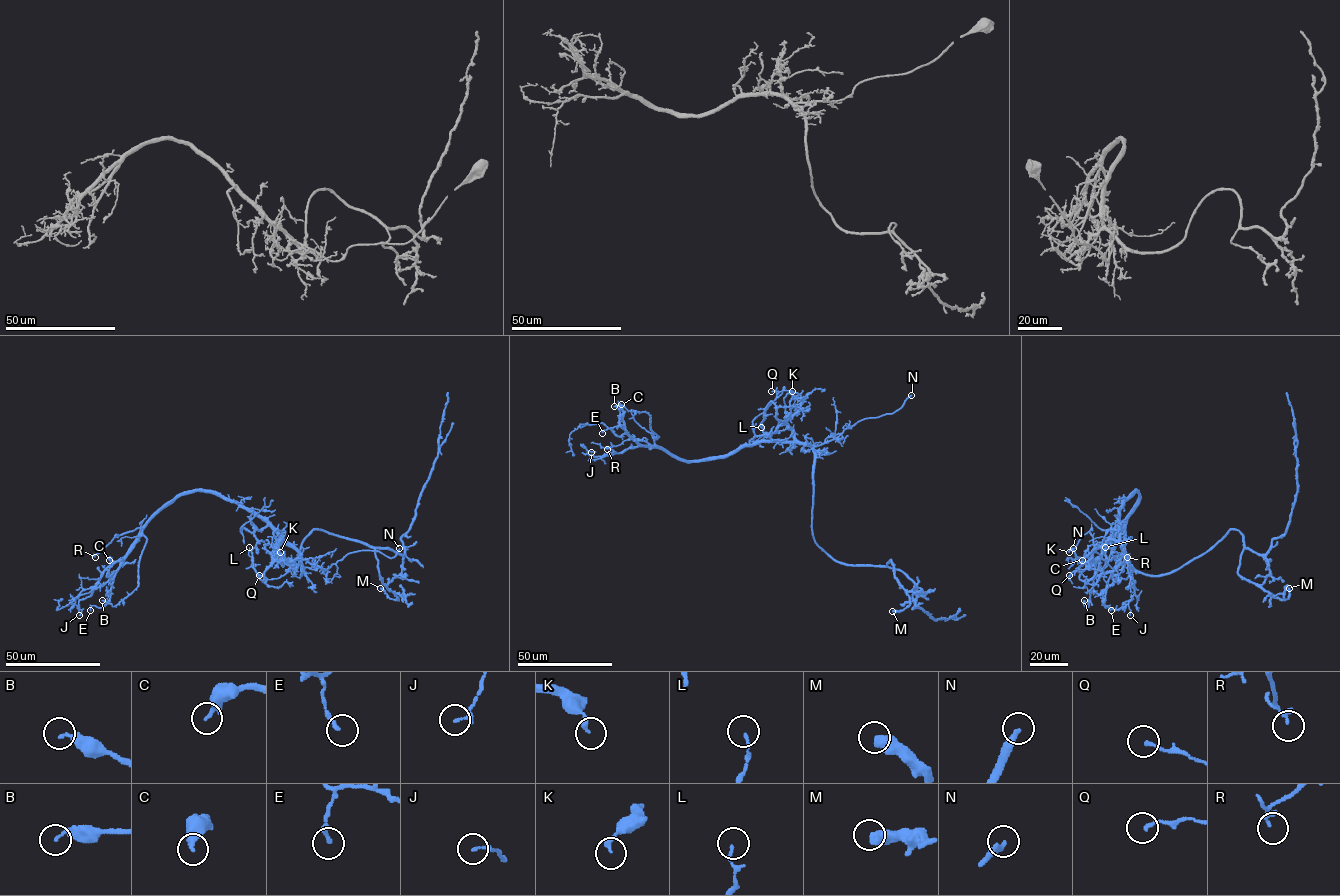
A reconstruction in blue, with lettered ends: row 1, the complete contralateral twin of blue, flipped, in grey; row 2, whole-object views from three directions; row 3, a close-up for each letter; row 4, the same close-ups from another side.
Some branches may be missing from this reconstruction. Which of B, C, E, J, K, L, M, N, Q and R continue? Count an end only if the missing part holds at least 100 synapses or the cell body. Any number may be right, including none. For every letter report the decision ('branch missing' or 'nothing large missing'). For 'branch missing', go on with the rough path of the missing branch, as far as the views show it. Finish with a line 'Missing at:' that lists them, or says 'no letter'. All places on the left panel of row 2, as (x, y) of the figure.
B: nothing large missing
C: nothing large missing
E: nothing large missing
J: nothing large missing
K: nothing large missing
L: nothing large missing
M: nothing large missing
N: branch missing
Q: nothing large missing
R: nothing large missing
Missing at: N

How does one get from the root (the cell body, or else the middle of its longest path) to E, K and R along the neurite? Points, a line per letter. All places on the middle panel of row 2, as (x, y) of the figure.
E: (813, 472), (814, 452), (805, 444), (758, 442), (723, 456), (683, 461), (640, 445), (622, 427), (602, 433)
K: (813, 472), (813, 449), (795, 438), (794, 431), (787, 423), (784, 397), (792, 391)
R: (813, 472), (813, 449), (793, 442), (754, 442), (723, 456), (692, 461), (638, 439), (607, 449)

